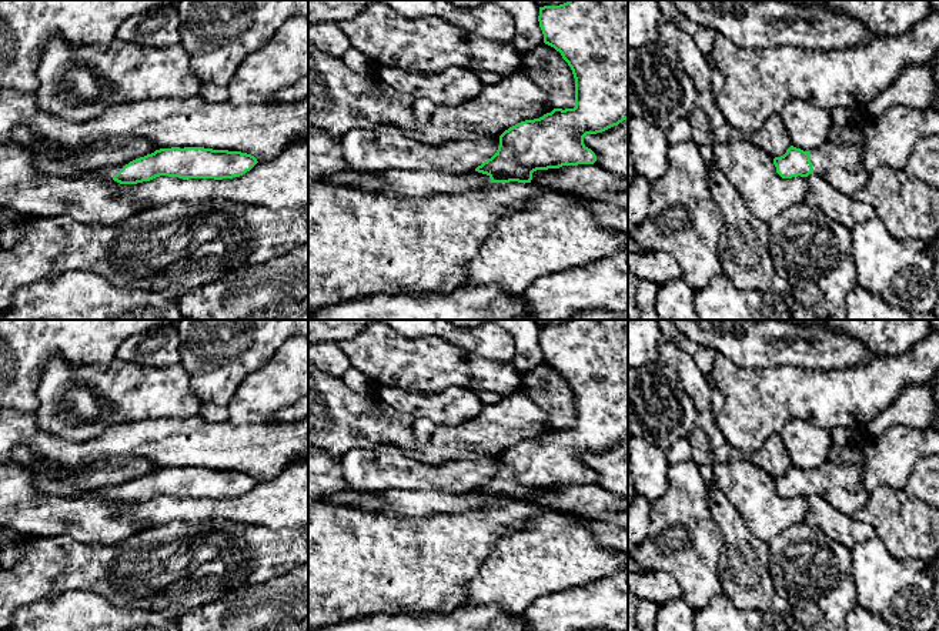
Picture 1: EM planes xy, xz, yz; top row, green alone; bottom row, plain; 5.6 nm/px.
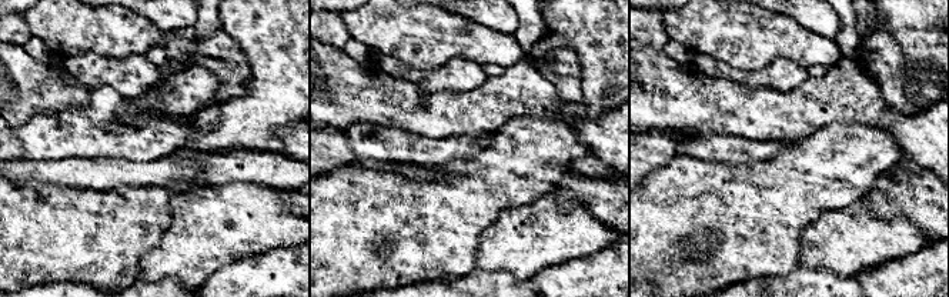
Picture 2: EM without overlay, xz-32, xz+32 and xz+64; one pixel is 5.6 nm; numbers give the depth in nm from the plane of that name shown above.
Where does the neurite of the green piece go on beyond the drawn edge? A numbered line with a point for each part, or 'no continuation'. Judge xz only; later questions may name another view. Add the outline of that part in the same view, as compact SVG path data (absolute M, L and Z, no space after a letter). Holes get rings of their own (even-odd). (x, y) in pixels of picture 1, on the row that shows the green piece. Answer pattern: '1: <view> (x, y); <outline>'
1: xz (361, 243); M321 181L313 184L308 187L308 313L355 297L448 294L465 286L467 268L491 234L495 218L541 196L518 181L424 198Z

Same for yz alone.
1: yz (841, 164); M826 141L809 151L813 171L823 177L833 188L846 196L866 187L869 173L863 168L863 150L861 143L836 144Z

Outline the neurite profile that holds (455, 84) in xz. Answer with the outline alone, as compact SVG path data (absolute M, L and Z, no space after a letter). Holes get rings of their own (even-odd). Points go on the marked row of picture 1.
M392 66L374 67L377 76L395 90L435 104L455 106L475 99L484 89L478 74L452 66L437 74L425 74Z

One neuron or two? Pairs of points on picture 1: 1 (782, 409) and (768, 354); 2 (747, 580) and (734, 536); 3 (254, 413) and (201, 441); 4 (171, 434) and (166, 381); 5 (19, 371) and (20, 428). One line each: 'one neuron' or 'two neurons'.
1: two neurons
2: one neuron
3: two neurons
4: two neurons
5: two neurons

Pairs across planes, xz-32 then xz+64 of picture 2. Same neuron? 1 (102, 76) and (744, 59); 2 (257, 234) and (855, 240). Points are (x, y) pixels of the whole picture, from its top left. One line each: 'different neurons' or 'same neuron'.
1: different neurons
2: same neuron

